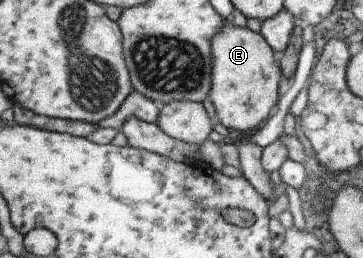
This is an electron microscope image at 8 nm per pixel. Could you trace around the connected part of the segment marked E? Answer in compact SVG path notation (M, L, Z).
M231 17L222 19L222 31L210 40L212 50L212 77L208 98L215 108L215 120L224 128L242 134L260 128L279 100L277 87L282 72L278 56L269 48L265 39L246 27L235 27Z

